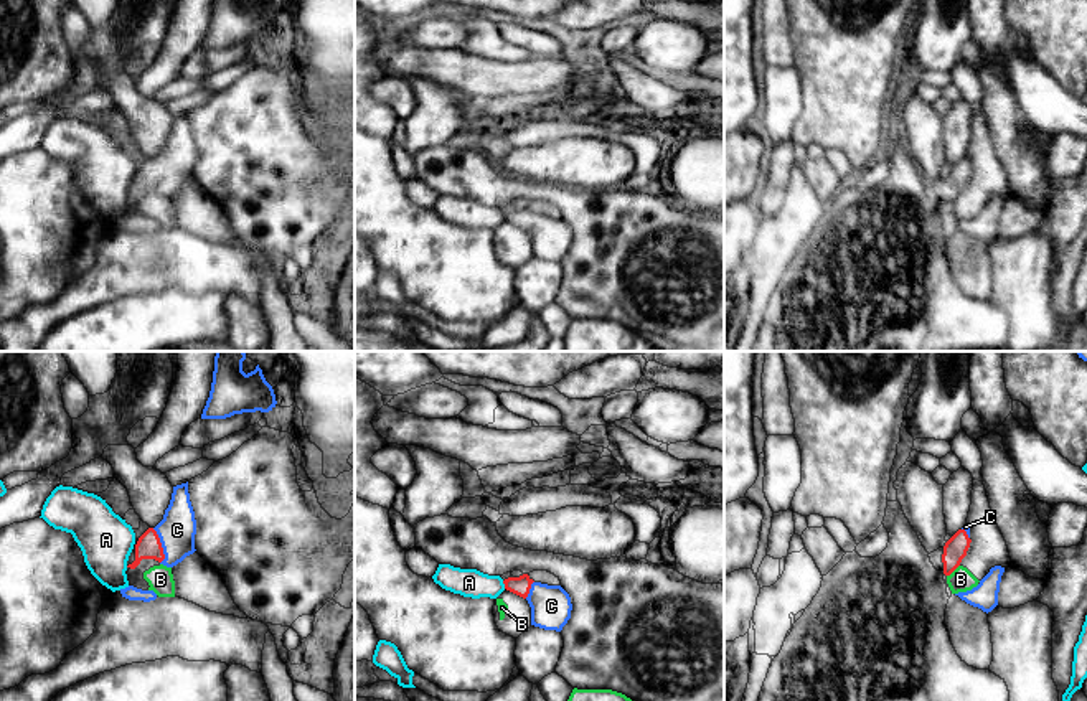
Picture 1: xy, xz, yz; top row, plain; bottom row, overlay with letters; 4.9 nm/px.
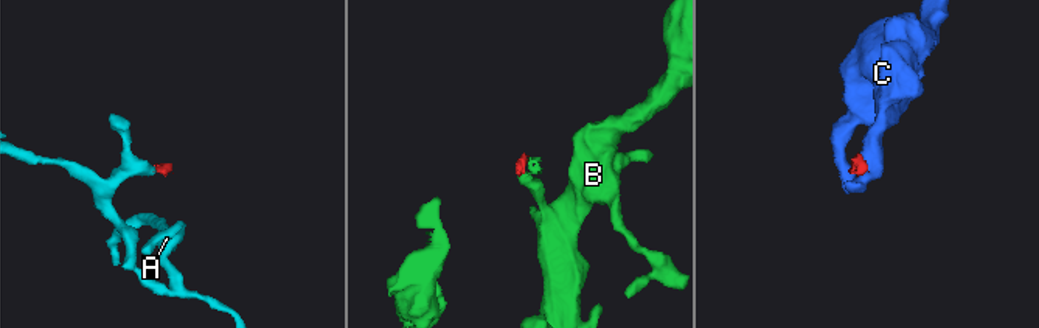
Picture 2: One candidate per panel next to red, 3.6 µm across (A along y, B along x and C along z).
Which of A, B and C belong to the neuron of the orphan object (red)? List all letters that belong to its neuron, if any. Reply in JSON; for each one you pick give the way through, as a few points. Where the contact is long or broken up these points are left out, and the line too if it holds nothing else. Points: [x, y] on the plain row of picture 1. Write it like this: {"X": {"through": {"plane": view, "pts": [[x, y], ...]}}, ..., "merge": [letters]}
{"C": {"through": {"plane": "xy", "pts": [[149, 177], [160, 177], [177, 160]]}}, "merge": ["C"]}

